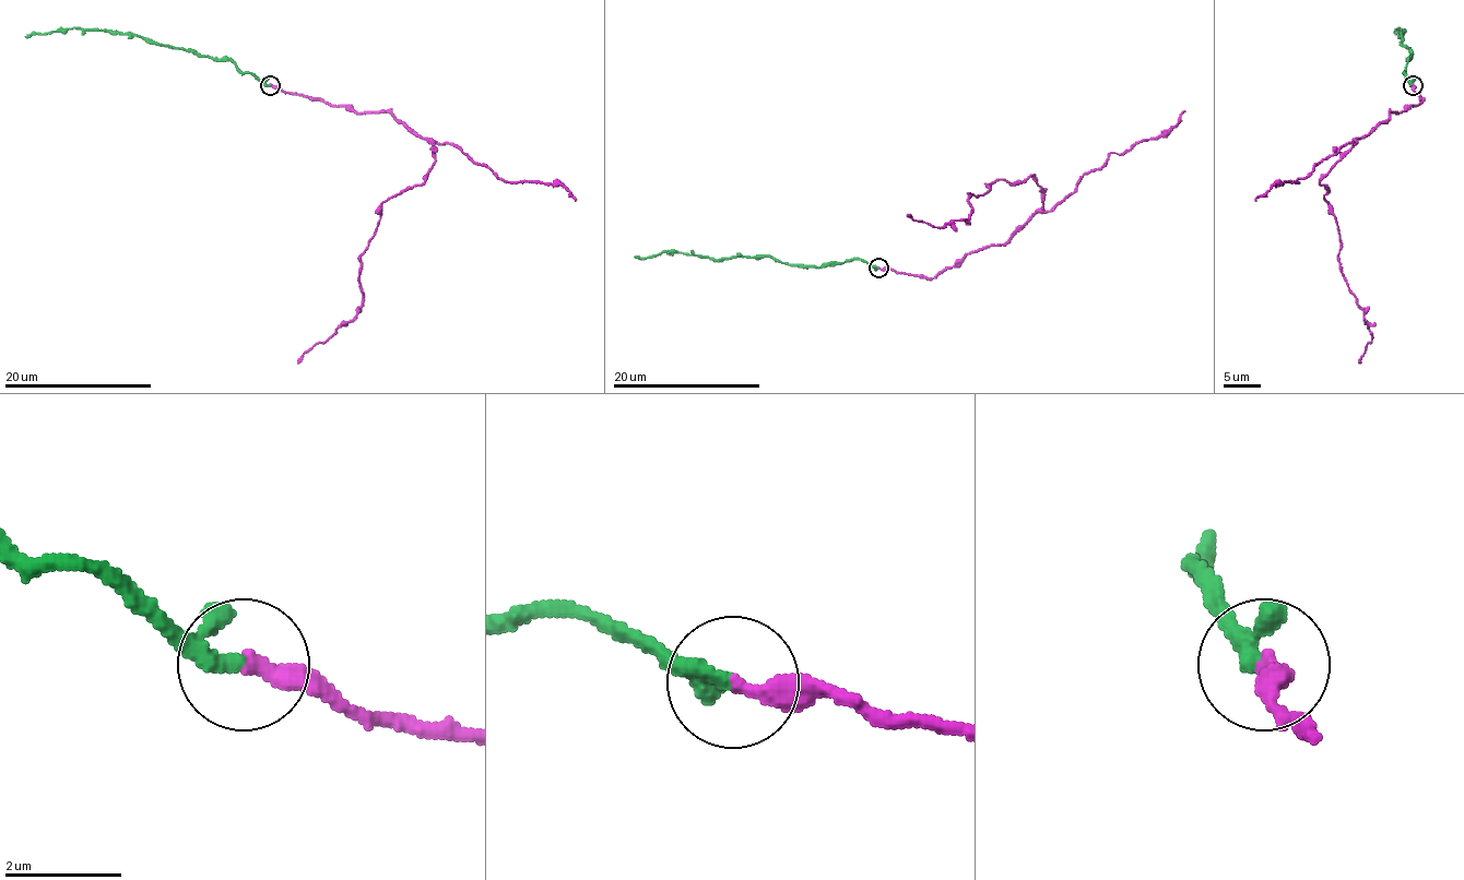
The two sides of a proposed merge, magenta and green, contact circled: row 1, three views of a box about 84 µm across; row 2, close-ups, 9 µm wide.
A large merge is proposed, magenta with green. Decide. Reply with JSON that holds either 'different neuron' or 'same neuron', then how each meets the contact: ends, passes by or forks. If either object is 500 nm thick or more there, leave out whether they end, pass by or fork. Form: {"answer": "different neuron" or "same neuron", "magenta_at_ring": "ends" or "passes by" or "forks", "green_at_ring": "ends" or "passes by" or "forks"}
{"answer": "same neuron", "magenta_at_ring": "ends", "green_at_ring": "passes by"}

